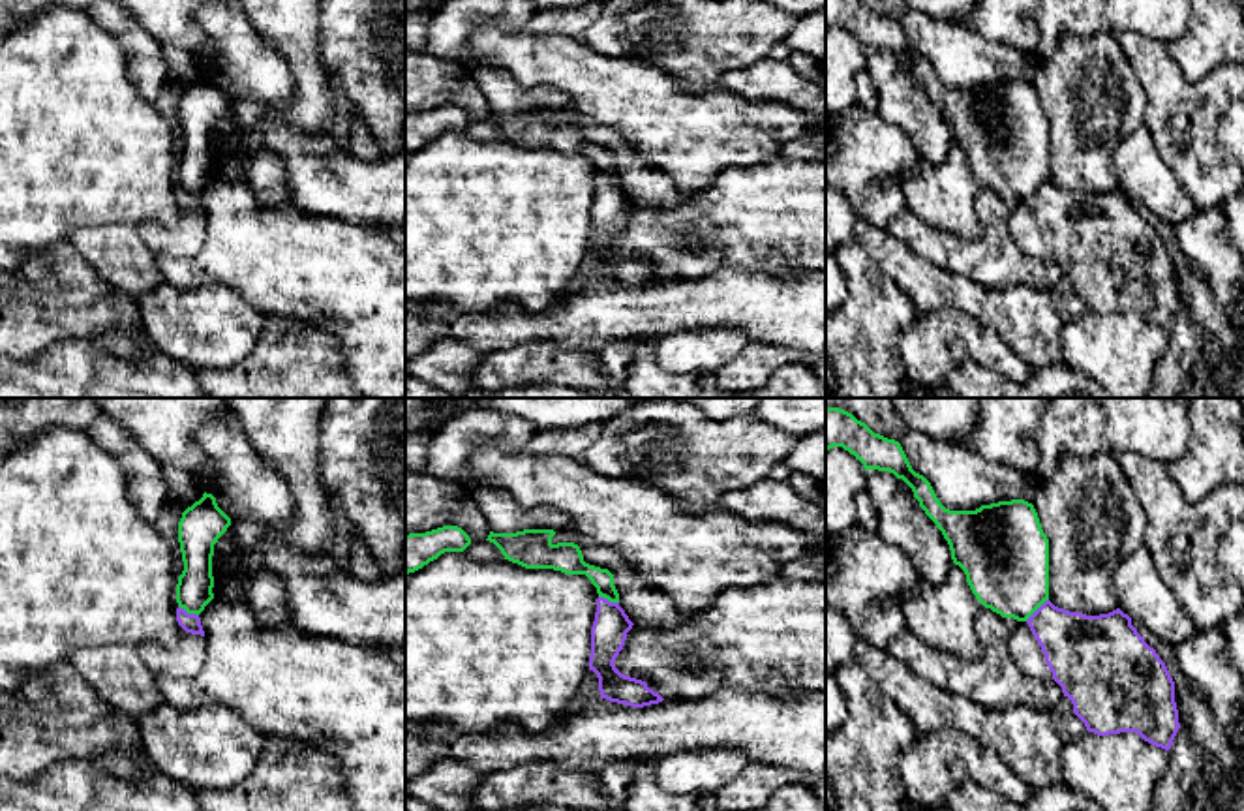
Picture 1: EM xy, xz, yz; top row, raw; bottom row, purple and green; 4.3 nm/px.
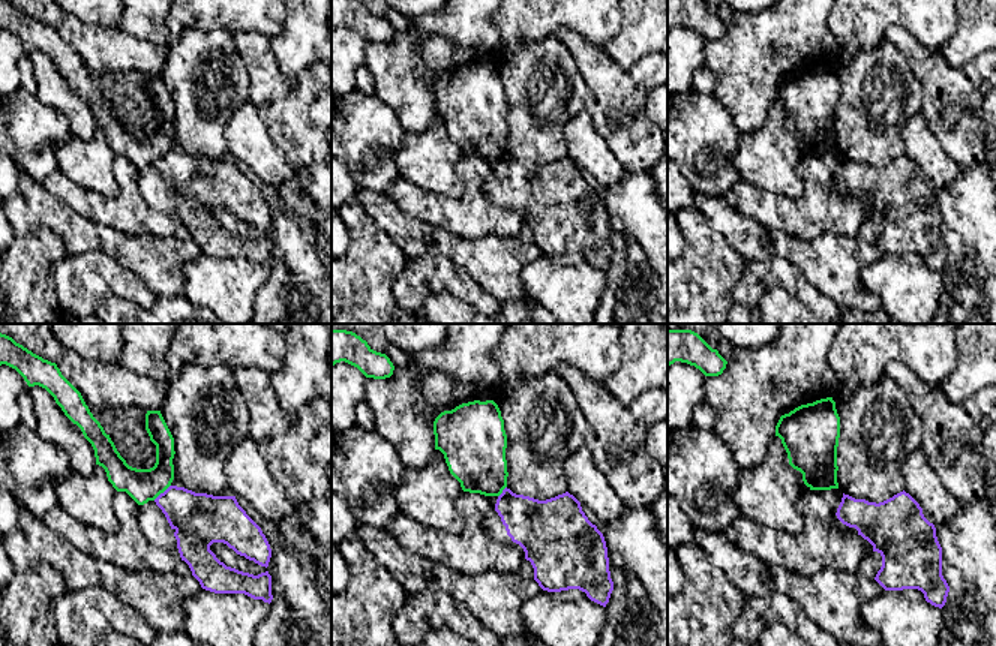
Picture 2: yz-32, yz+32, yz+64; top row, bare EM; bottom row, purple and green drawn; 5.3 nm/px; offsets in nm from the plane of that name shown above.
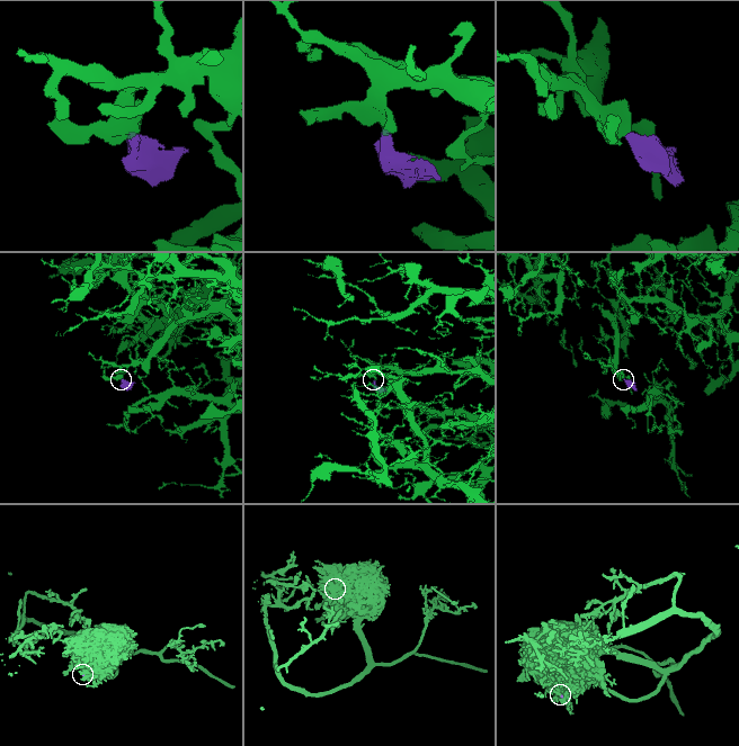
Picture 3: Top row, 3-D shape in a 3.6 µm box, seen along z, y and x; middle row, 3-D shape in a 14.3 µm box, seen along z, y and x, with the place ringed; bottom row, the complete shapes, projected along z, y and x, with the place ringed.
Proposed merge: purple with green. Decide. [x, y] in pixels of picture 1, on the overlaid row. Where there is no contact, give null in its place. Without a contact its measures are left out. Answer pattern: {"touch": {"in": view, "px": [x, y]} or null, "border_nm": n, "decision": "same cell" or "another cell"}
{"touch": {"in": "yz", "px": [1038, 609]}, "border_nm": 140, "decision": "another cell"}

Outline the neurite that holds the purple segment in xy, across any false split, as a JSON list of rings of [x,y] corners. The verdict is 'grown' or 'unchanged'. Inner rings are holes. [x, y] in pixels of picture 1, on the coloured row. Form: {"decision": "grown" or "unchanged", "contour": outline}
{"decision": "grown", "contour": [[[176,608],[176,621],[184,629],[180,648],[163,648],[156,640],[137,646],[139,657],[152,674],[191,678],[206,659],[206,640],[197,614]]]}

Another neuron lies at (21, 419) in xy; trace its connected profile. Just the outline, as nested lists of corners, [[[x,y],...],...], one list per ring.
[[[0,398],[0,458],[45,428],[84,430],[101,413],[92,398]]]

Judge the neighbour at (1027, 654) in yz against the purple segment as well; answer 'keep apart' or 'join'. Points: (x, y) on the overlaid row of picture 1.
join

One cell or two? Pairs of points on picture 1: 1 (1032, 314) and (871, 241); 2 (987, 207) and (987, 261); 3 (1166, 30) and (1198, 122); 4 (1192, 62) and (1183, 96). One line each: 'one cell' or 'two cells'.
1: one cell
2: one cell
3: two cells
4: two cells

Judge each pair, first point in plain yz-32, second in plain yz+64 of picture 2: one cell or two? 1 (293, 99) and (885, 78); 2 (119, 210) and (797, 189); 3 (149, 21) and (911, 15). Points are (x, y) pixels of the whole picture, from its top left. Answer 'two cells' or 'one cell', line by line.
1: two cells
2: two cells
3: two cells

